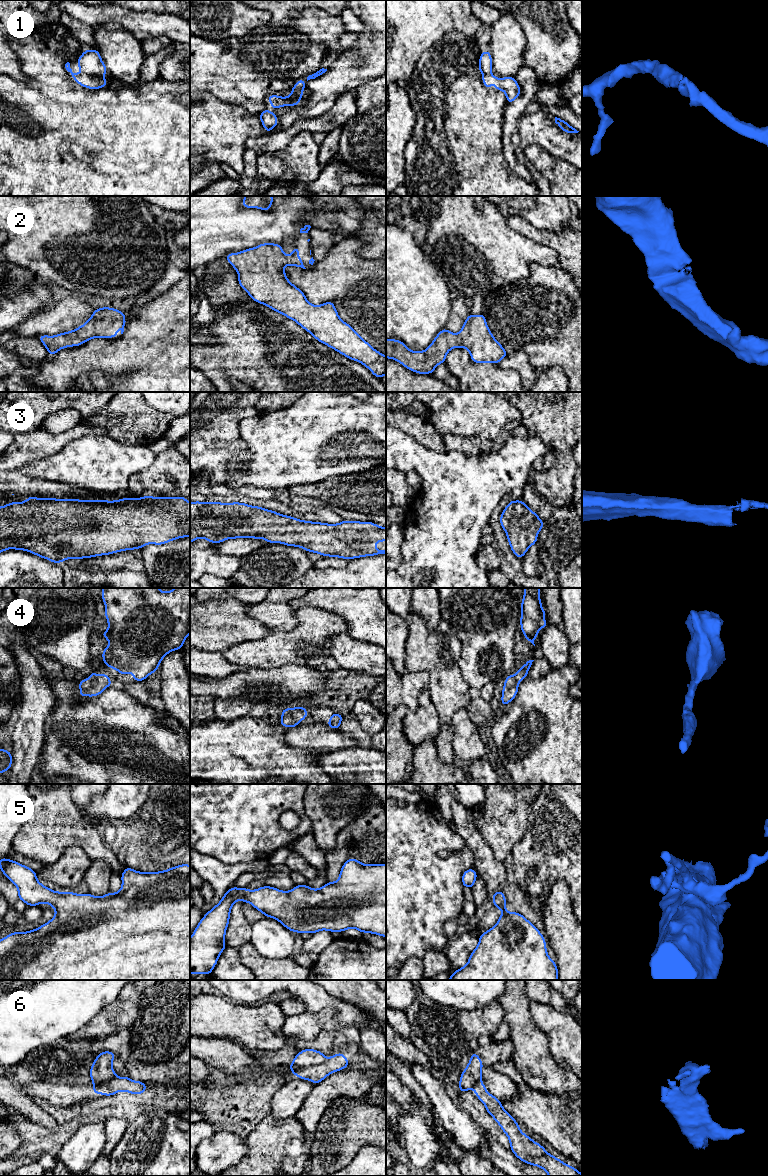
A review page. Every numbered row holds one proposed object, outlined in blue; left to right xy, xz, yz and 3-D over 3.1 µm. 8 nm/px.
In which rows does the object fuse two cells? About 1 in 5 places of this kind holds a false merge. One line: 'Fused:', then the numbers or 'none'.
Fused: 6

